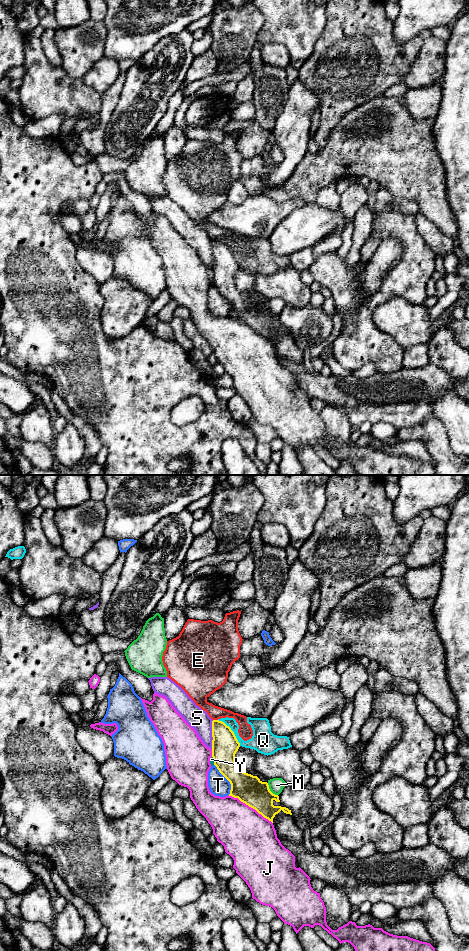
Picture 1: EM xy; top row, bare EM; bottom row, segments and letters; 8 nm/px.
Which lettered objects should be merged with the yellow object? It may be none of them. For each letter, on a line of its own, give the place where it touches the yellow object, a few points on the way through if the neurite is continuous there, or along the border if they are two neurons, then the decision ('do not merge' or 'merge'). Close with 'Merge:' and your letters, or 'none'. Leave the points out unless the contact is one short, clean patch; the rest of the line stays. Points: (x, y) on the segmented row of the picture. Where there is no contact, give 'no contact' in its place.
E: xy (215, 720) | do not merge
J: xy (250, 806) | do not merge
M: xy (269, 790) | do not merge
Q: xy (232, 731) | along xy (218, 719), (230, 728), (240, 745) | do not merge
S: xy (212, 734) | do not merge
T: xy (226, 778) | do not merge
Y: xy (213, 759) | along xy (212, 756), (214, 764) | do not merge
Merge: none

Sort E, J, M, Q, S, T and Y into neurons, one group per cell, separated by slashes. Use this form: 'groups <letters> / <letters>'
groups E / J / M / Q / S / T / Y

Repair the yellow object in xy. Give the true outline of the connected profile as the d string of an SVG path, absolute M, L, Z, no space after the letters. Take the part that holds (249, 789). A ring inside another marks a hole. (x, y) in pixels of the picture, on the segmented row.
M213 720L212 737L214 765L231 784L229 796L238 798L272 823L275 815L281 810L292 815L288 808L273 805L274 800L280 802L279 796L270 791L267 782L262 782L257 776L237 768L235 754L240 743L229 726L222 721Z

